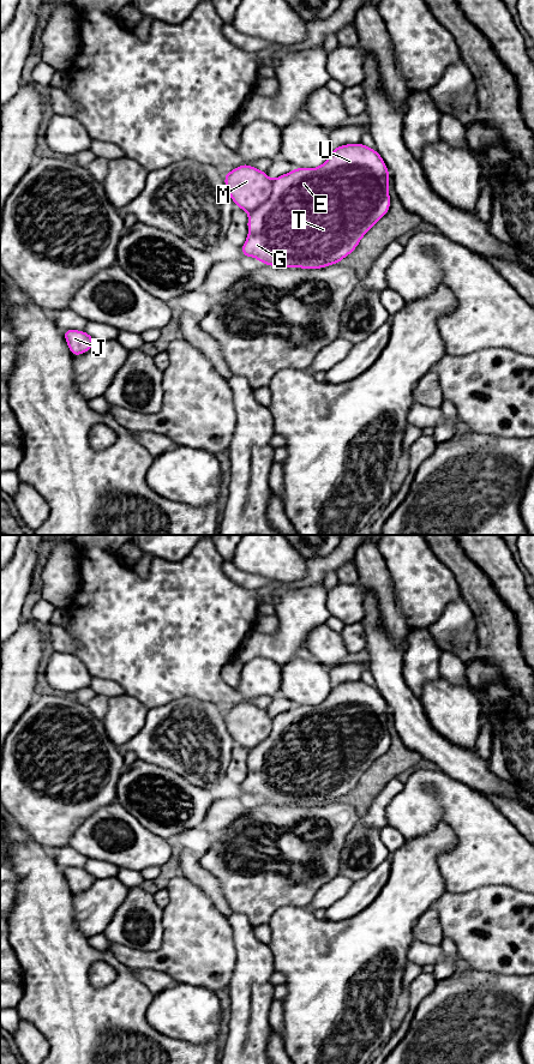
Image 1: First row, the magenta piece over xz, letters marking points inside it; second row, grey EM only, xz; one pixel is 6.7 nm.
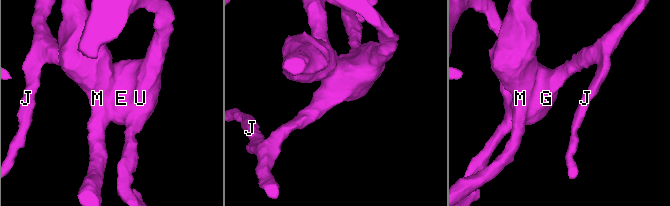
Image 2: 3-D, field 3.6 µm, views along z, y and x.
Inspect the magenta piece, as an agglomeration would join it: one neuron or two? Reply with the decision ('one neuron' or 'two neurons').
one neuron

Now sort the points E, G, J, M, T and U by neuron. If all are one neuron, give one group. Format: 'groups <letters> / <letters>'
groups E G J M T U

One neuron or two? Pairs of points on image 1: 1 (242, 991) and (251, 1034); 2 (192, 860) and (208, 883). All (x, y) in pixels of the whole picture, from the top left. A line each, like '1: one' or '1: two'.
1: one
2: one

